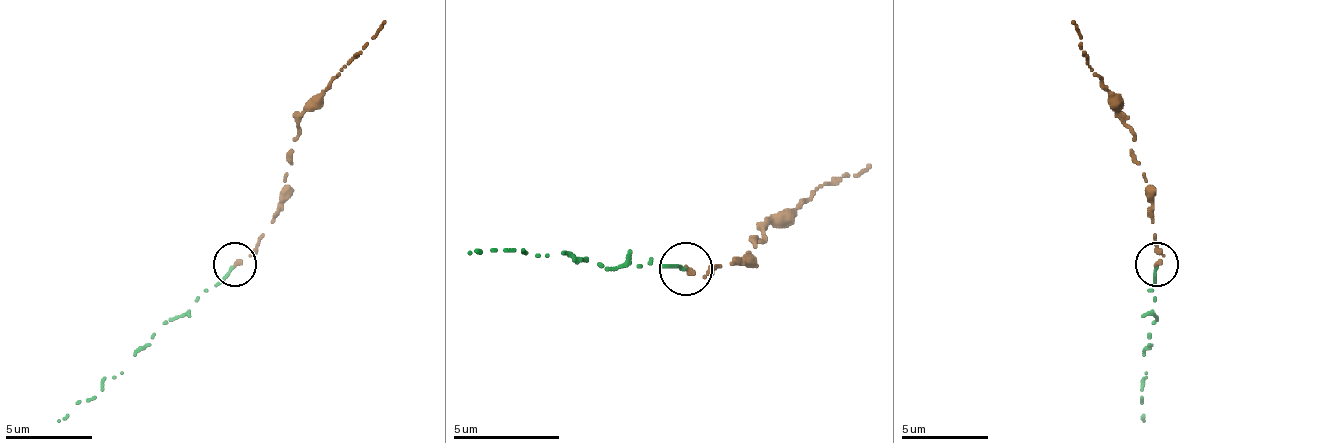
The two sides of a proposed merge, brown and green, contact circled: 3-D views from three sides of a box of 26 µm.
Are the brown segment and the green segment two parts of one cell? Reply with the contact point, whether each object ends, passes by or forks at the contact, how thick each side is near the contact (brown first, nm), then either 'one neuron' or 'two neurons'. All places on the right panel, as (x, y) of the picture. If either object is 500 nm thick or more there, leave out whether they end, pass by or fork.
at (1157, 264); brown ends there; green ends there; 240 nm thick on the brown side, 180 nm on the other; one neuron

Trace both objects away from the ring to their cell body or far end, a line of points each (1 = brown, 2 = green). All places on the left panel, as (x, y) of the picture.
1: (236, 263), (257, 246), (279, 211), (297, 119), (383, 19)
2: (236, 267), (162, 324), (123, 372), (105, 376), (97, 398), (75, 402), (57, 419)

